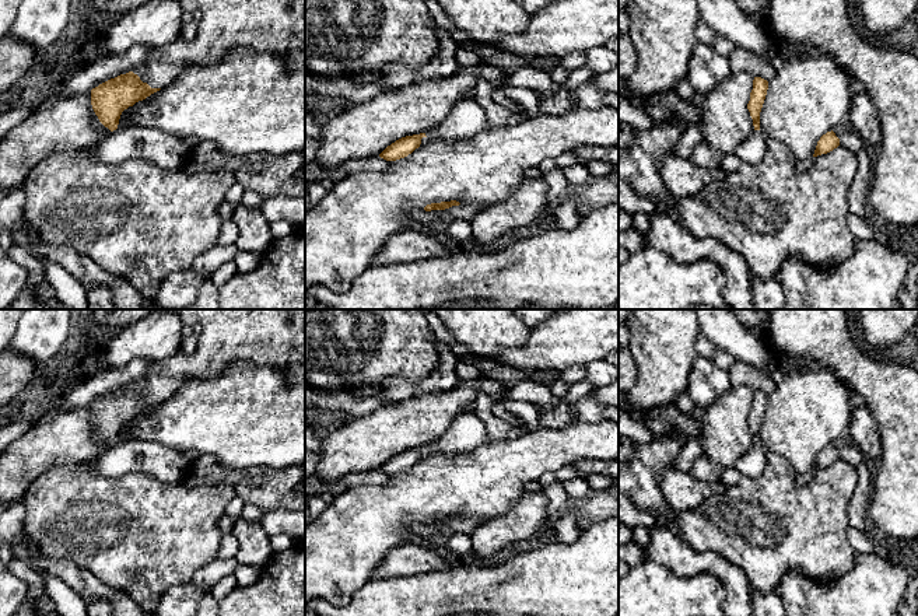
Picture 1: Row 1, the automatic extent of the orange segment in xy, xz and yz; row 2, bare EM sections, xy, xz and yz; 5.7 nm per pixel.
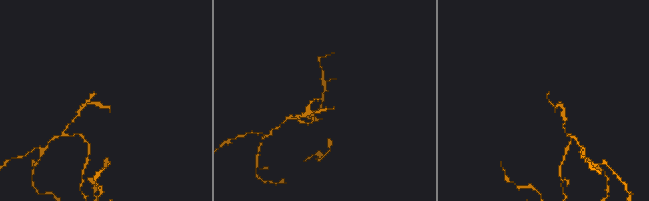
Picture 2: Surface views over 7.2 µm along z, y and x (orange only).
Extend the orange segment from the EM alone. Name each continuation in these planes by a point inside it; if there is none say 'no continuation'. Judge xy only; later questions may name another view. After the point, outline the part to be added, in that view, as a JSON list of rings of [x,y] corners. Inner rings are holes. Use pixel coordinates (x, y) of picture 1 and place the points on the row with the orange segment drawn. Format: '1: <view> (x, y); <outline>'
1: xy (267, 25); [[[175,0],[175,1],[181,6],[182,10],[200,11],[203,14],[203,18],[199,22],[197,36],[193,41],[176,41],[161,49],[154,49],[150,57],[137,69],[133,70],[133,73],[137,74],[140,80],[143,83],[147,83],[151,88],[167,87],[182,71],[182,67],[185,64],[211,66],[221,62],[225,57],[225,55],[235,46],[245,46],[259,52],[287,55],[297,67],[305,66],[305,0]]]

